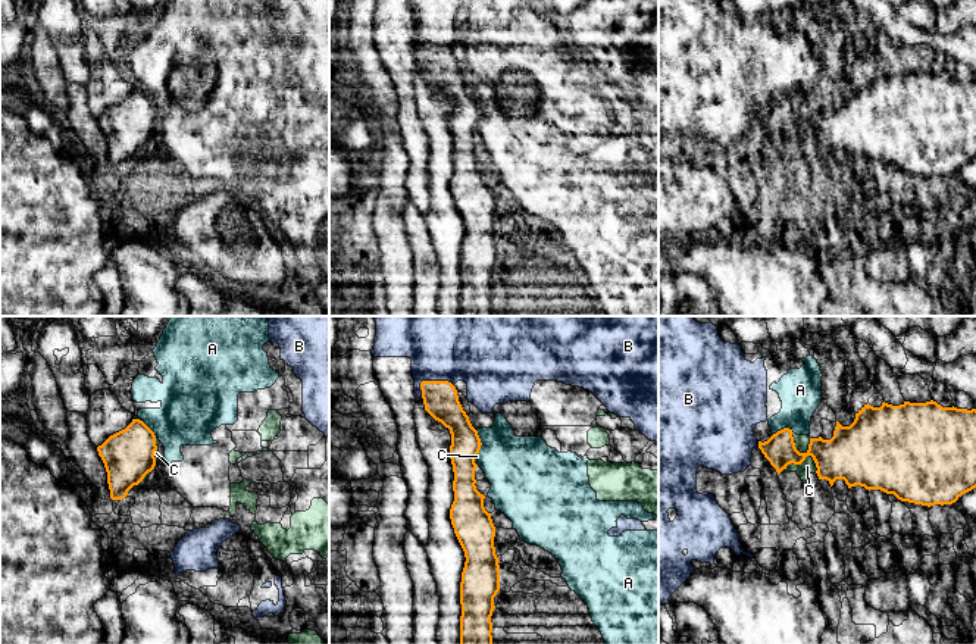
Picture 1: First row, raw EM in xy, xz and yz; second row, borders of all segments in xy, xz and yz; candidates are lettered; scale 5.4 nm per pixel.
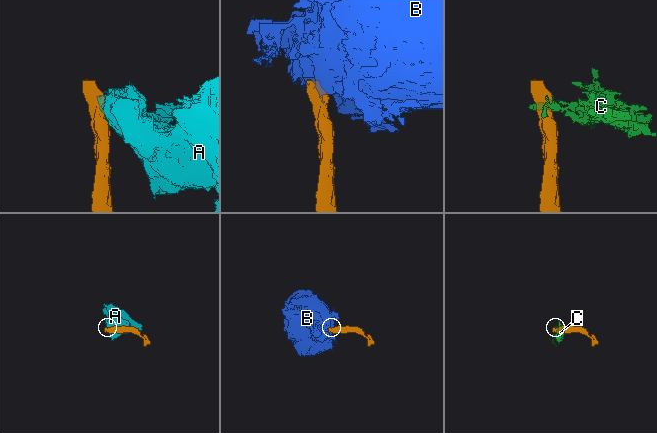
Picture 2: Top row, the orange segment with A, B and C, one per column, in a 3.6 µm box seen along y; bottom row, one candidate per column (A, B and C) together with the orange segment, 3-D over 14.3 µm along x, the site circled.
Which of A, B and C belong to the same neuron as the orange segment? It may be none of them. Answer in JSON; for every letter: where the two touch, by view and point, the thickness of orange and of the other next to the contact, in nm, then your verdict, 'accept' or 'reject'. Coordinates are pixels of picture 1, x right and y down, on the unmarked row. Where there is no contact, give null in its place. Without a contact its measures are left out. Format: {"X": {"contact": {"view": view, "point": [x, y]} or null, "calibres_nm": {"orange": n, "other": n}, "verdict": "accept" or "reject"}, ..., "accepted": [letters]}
{"A": {"contact": {"view": "xz", "point": [481, 113]}, "calibres_nm": {"orange": 160, "other": 360}, "verdict": "reject"}, "B": {"contact": {"view": "xz", "point": [437, 52]}, "calibres_nm": {"orange": 190, "other": 300}, "verdict": "reject"}, "C": {"contact": {"view": "yz", "point": [801, 133]}, "calibres_nm": {"orange": 260, "other": 80}, "verdict": "reject"}, "accepted": []}

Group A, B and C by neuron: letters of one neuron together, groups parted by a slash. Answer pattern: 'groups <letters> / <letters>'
groups A B C

